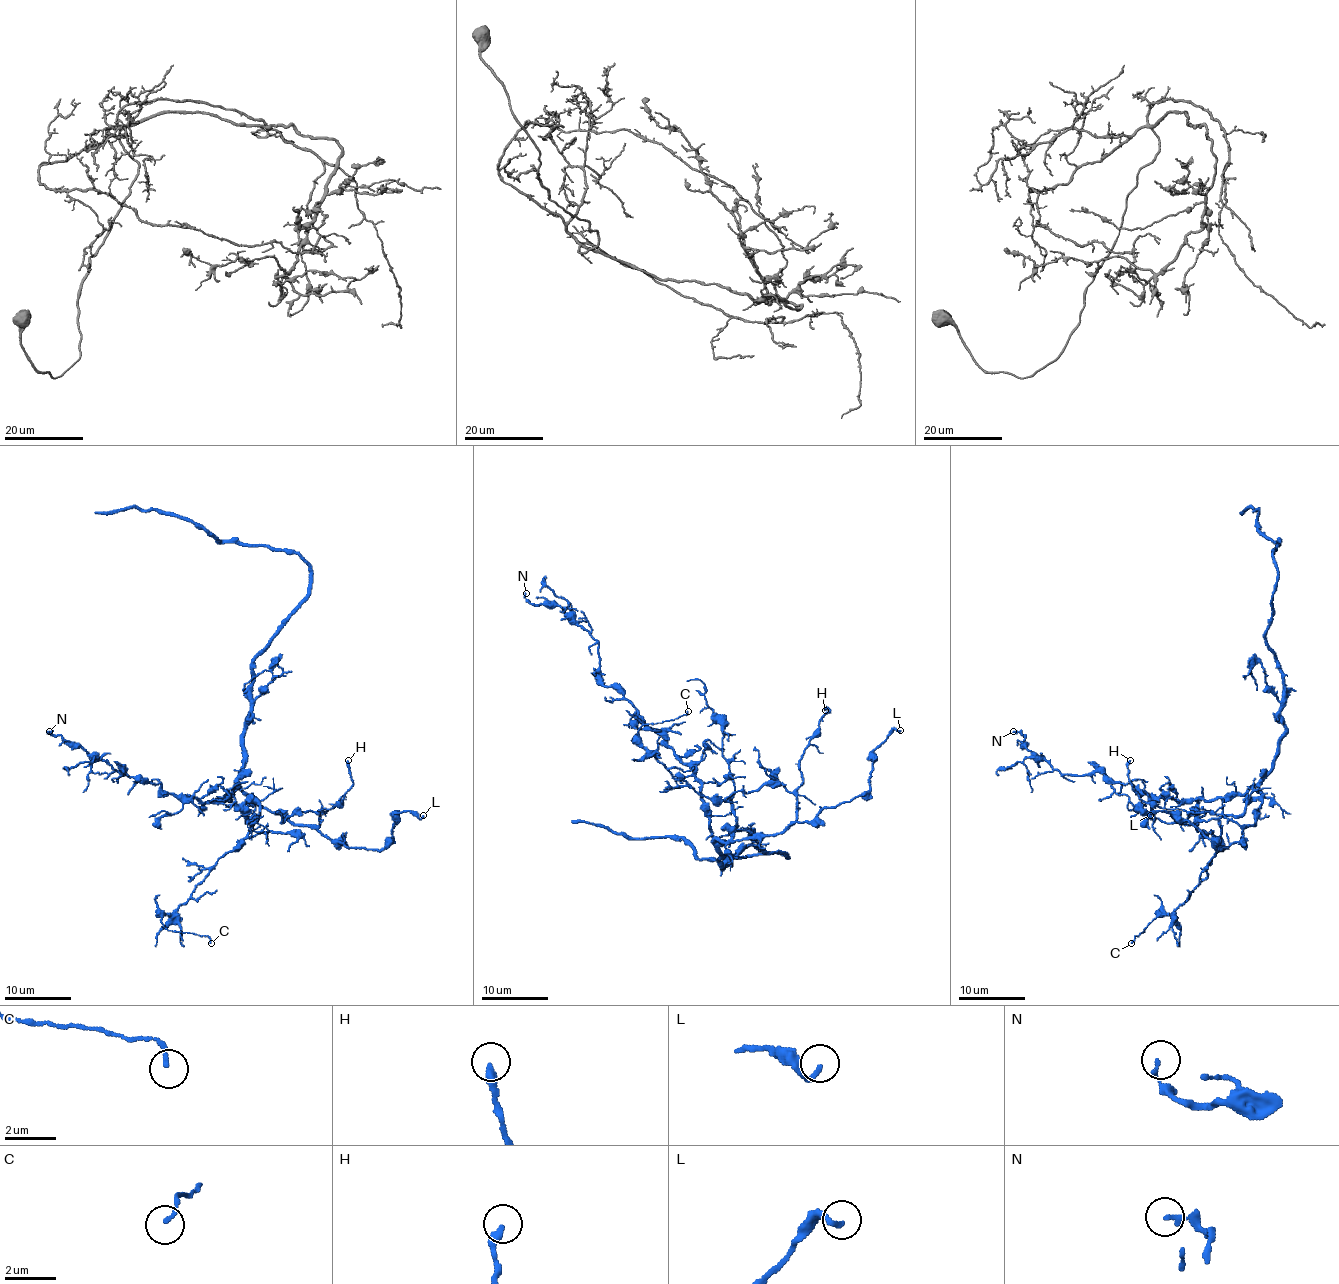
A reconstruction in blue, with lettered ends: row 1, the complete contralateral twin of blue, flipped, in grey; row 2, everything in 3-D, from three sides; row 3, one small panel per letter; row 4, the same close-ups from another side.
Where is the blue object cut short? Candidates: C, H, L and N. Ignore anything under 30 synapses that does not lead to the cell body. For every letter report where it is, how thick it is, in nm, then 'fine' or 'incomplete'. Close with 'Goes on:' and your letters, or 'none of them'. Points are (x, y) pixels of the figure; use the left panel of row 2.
C: at (211, 943); 150 nm thick; fine
H: at (348, 760); 320 nm thick; fine
L: at (423, 815); 200 nm thick; fine
N: at (49, 731); 180 nm thick; fine
Goes on: none of them

